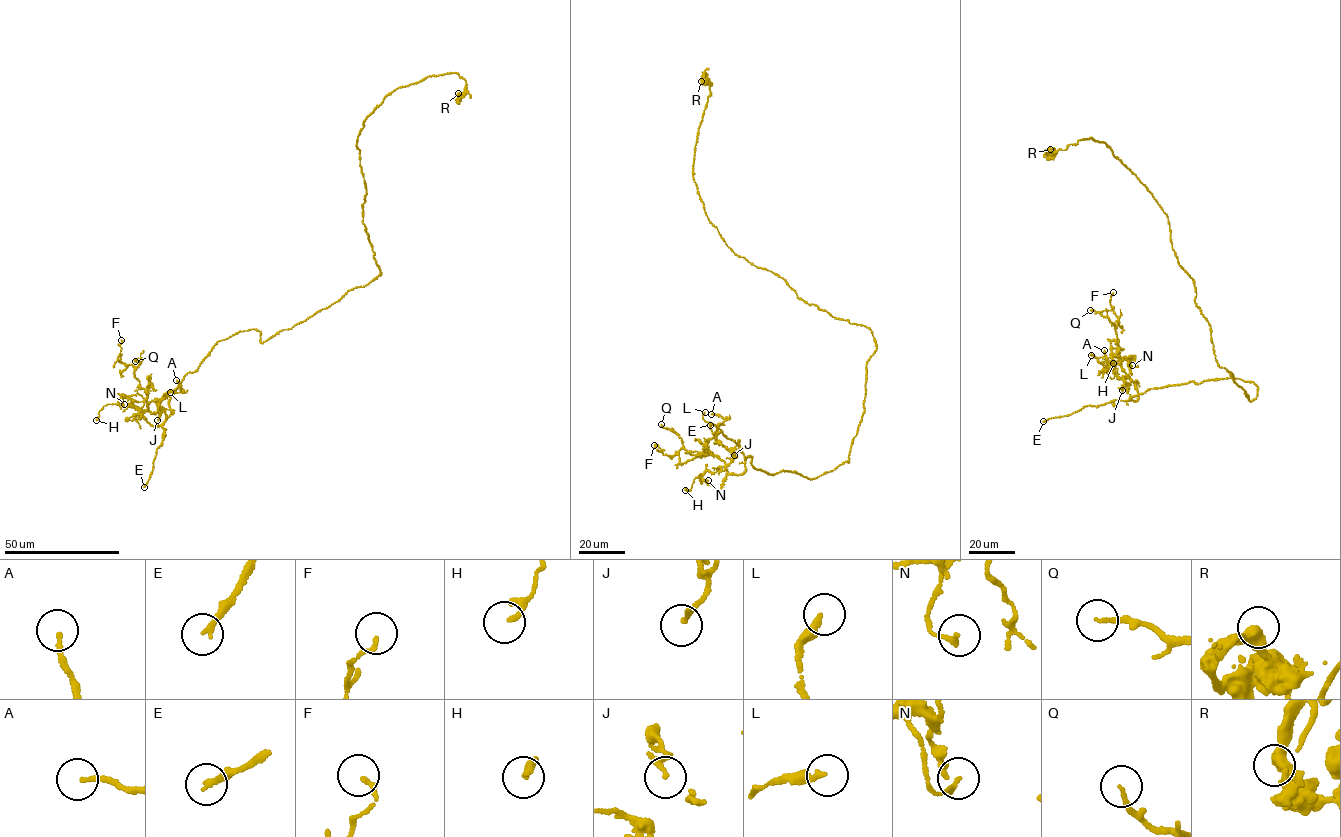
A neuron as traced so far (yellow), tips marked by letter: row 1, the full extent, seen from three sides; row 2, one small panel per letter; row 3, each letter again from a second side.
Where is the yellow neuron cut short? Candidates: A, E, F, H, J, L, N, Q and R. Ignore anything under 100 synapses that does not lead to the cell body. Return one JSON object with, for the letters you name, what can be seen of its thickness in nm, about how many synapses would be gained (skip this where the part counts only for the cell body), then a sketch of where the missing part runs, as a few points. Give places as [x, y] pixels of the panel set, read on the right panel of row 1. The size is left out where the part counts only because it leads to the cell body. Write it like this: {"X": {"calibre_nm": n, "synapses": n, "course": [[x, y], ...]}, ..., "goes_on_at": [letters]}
{"E": {"calibre_nm": 200}, "goes_on_at": ["E"]}

